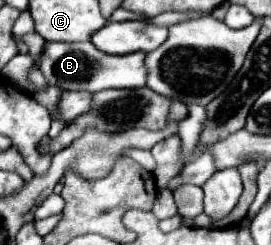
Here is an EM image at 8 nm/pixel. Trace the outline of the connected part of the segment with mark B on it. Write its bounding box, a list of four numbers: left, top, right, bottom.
[39,43,147,93]

